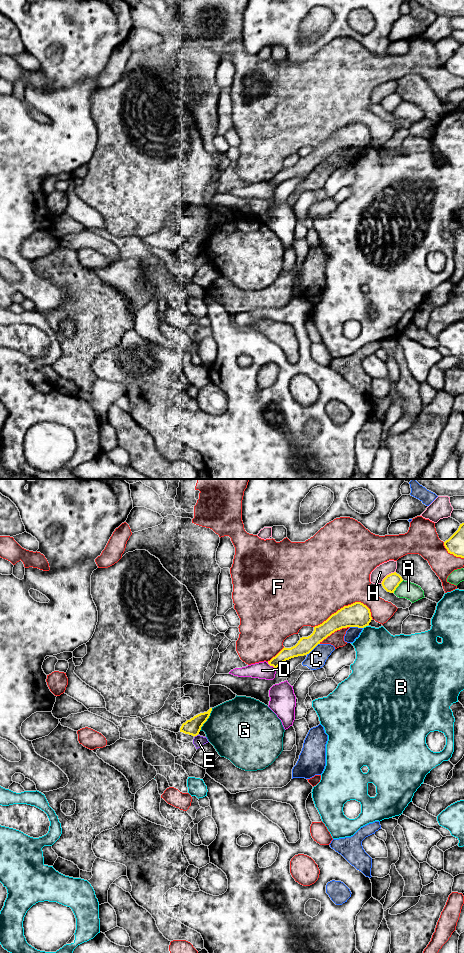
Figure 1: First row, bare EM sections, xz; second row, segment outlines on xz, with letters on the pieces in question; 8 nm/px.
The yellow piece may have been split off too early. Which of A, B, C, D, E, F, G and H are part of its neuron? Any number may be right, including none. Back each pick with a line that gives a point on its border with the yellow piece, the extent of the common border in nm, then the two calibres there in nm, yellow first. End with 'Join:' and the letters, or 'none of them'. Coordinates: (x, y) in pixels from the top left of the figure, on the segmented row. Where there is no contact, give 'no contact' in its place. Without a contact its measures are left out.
Join: none of them

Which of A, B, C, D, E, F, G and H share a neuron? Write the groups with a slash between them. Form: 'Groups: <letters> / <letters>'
Groups: A / B / C / D / E / F / G / H

